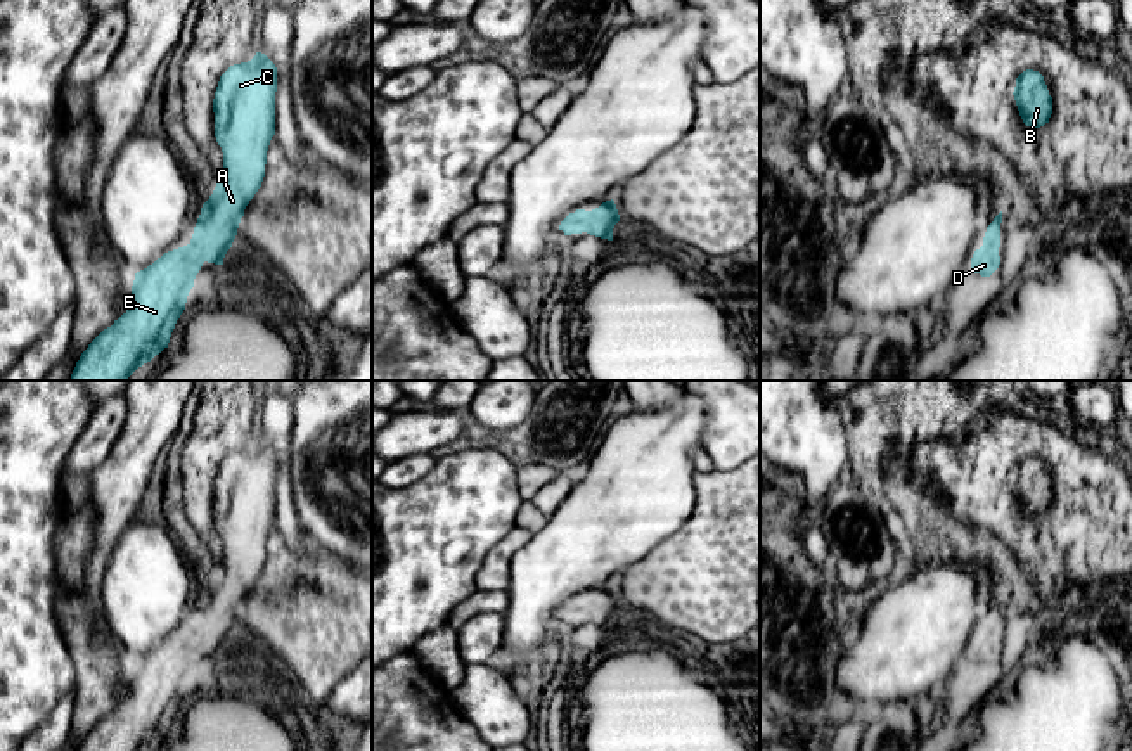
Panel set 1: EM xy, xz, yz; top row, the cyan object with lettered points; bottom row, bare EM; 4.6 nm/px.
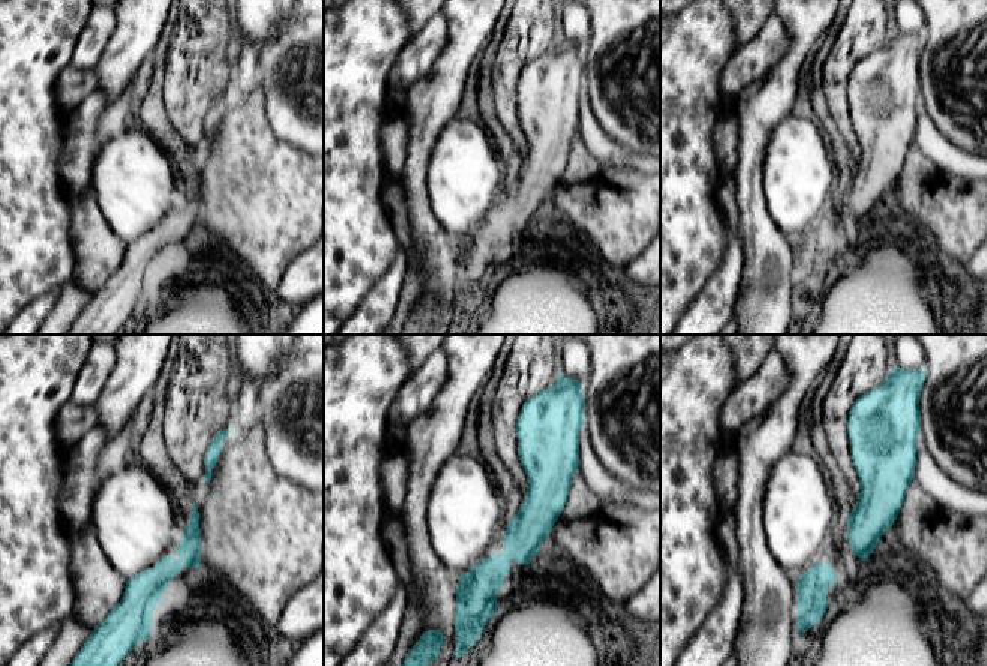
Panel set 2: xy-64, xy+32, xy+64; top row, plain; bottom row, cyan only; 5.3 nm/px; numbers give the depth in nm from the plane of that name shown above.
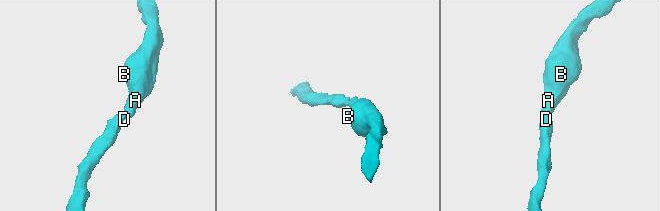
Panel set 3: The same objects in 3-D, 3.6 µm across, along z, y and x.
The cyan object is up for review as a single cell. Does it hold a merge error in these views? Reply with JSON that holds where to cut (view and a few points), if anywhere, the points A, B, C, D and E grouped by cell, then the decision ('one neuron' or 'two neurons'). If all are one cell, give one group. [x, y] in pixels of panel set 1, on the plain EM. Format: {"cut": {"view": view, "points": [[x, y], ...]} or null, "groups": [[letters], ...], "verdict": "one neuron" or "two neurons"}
{"cut": null, "groups": [["A", "B", "C", "D", "E"]], "verdict": "one neuron"}

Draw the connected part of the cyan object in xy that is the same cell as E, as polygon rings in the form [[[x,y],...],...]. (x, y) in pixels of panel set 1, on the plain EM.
[[[261,440],[220,464],[213,500],[223,557],[201,595],[192,626],[135,661],[130,696],[76,751],[147,751],[168,735],[203,651],[223,652],[244,597],[261,574],[275,523],[275,479],[277,455]]]

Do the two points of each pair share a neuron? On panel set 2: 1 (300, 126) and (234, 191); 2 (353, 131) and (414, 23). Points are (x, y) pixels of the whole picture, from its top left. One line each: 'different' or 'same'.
1: different
2: different

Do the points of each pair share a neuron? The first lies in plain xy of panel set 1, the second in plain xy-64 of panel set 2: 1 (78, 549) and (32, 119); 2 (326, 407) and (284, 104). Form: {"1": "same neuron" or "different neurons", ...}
{"1": "different neurons", "2": "same neuron"}

